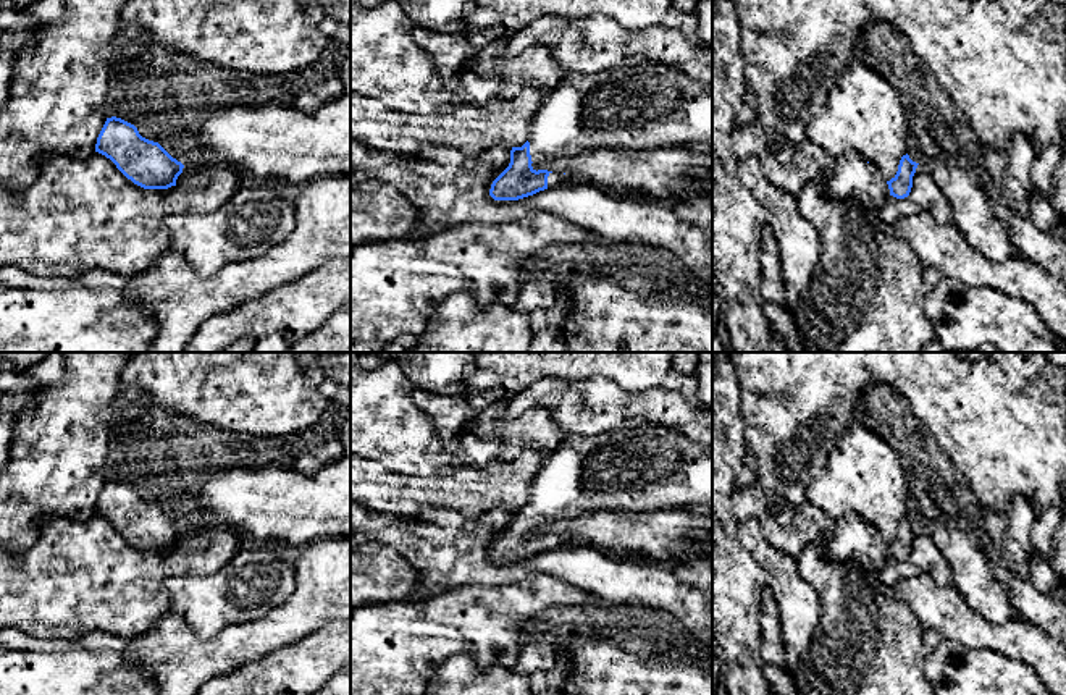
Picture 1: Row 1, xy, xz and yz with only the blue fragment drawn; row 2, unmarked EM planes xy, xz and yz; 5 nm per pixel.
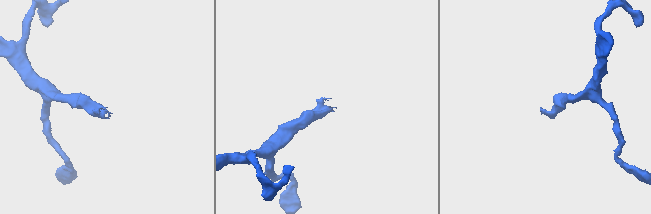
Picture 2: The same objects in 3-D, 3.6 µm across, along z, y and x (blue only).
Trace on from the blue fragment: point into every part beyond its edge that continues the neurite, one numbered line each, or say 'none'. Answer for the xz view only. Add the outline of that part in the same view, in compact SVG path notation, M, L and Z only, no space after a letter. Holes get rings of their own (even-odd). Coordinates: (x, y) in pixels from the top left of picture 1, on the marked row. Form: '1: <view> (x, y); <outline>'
1: xz (650, 105); M644 63L627 70L596 74L565 74L543 100L530 126L531 162L552 157L581 155L599 149L657 149L672 144L712 147L712 84L691 79L674 66Z

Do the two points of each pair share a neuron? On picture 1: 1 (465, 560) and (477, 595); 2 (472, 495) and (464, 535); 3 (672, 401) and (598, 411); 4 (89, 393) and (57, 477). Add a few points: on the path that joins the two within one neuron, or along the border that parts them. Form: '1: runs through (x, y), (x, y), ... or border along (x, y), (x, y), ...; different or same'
1: border along (511, 581), (465, 582), (436, 593); different
2: border along (503, 505), (474, 518), (430, 509); different
3: runs through (654, 406), (616, 409); same
4: runs through (76, 414), (76, 435), (62, 456); same

